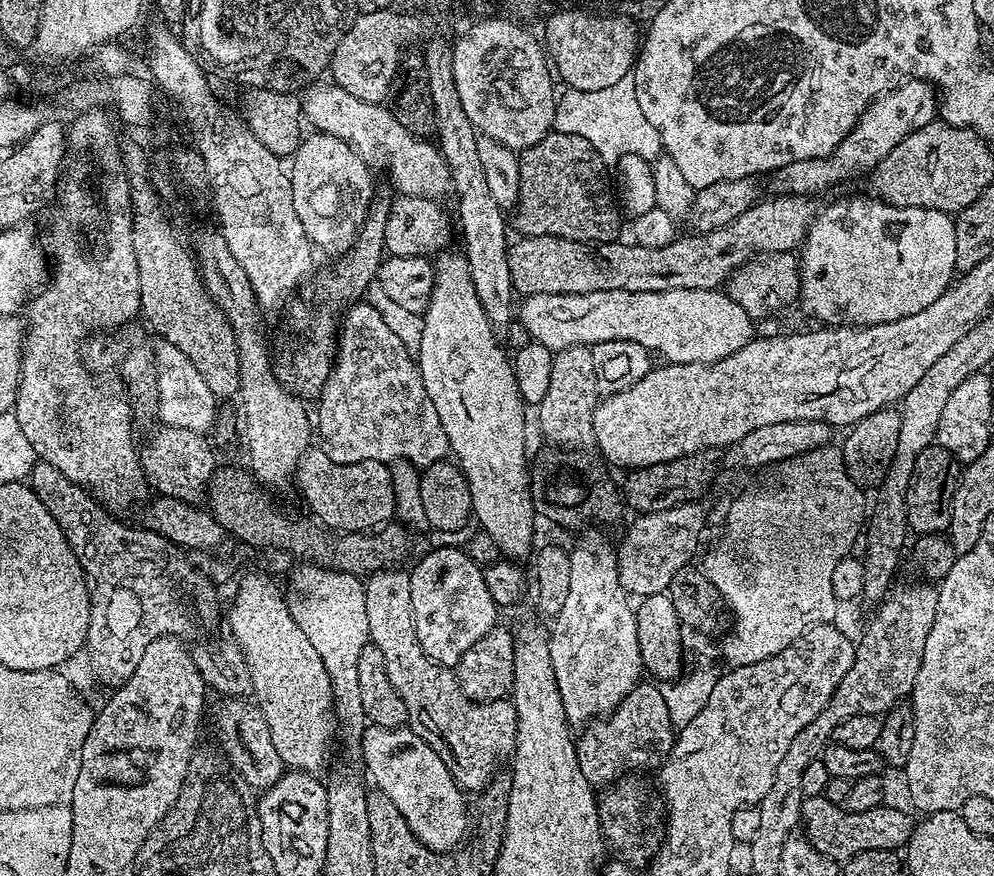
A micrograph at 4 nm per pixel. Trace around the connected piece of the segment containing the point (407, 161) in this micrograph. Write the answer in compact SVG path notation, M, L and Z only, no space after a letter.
M324 82L307 85L298 96L301 113L309 121L312 119L311 127L315 131L342 138L342 142L349 144L368 163L369 169L385 168L388 171L387 183L399 195L421 196L427 200L439 201L440 196L452 192L450 166L431 139L412 136L406 126L402 126L402 122L394 118L391 107L362 102L362 98L346 94L346 90L342 90L334 82L320 83Z

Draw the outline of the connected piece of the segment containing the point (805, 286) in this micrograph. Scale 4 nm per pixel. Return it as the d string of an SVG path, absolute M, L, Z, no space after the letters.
M852 196L849 200L840 200L828 209L821 211L808 228L808 236L798 252L800 265L800 294L799 299L817 316L817 321L828 326L863 326L865 324L881 324L894 322L898 318L910 318L910 314L918 314L918 310L926 310L930 302L938 302L938 298L946 291L957 275L956 270L956 221L949 213L930 210L929 208L899 208L886 204L879 198L863 200L860 196Z

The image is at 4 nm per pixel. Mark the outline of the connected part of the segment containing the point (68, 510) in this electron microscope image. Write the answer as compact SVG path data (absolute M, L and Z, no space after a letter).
M37 462L32 468L30 477L30 487L32 492L42 502L42 506L46 506L46 510L50 510L50 514L58 522L58 526L66 534L68 545L76 551L78 562L82 566L85 576L88 577L90 591L92 594L92 609L90 610L90 626L88 627L88 643L86 645L86 653L92 659L92 668L96 671L96 676L104 684L109 684L109 689L115 690L121 684L125 684L130 678L130 674L134 674L134 670L138 666L138 662L142 662L142 654L146 654L146 646L150 646L150 642L154 642L163 636L179 636L181 638L189 638L195 634L199 628L208 628L216 619L221 619L222 608L218 603L218 588L211 584L194 565L188 561L189 553L181 548L179 544L170 542L158 532L149 532L143 526L137 528L127 528L123 524L123 519L117 518L113 513L109 512L91 492L85 492L83 488L78 487L74 482L70 482L70 478L66 478L66 474L62 474L58 470L54 470L54 466L43 462Z

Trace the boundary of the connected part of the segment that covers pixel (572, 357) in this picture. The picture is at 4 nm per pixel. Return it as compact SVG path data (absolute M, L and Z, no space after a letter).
M579 344L559 349L553 355L554 370L550 370L550 387L546 398L538 406L540 412L540 432L560 450L577 450L593 439L592 423L598 403L596 379L594 378L594 358L591 347Z

